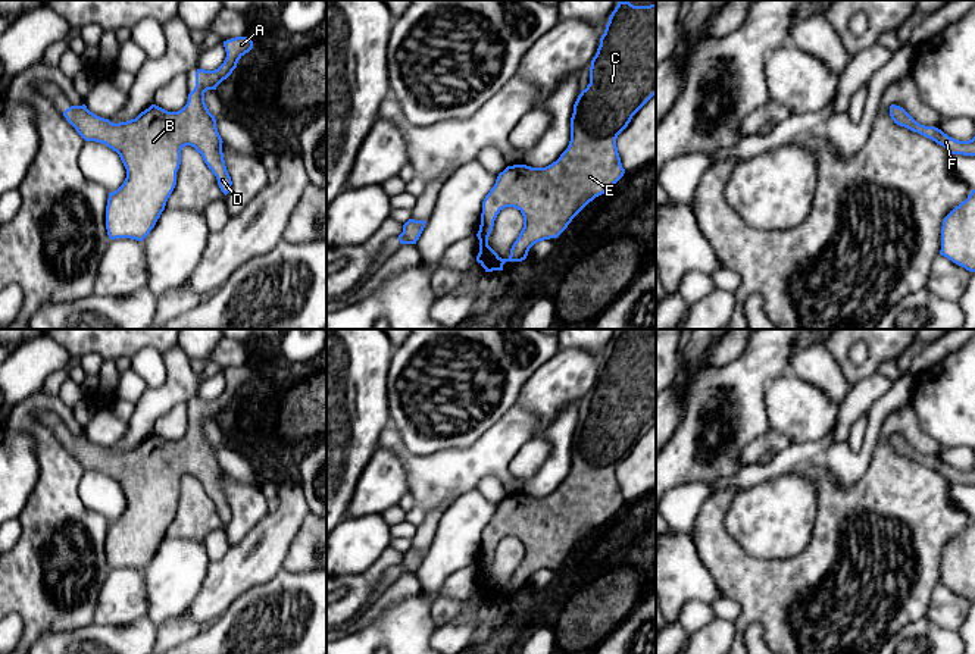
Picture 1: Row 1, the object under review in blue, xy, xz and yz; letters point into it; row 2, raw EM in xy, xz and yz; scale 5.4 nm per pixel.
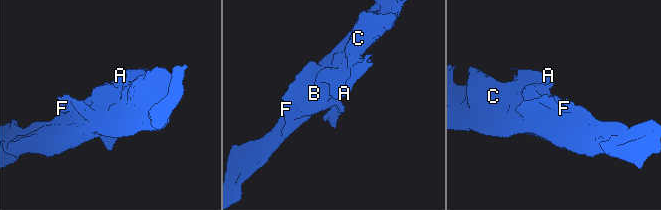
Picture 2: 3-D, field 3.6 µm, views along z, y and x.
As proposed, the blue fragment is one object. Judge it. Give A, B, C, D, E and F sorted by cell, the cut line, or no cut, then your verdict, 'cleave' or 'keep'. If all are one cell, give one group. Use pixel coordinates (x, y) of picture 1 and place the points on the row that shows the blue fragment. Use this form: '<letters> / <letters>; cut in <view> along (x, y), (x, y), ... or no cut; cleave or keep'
A B C D E F; no cut; keep

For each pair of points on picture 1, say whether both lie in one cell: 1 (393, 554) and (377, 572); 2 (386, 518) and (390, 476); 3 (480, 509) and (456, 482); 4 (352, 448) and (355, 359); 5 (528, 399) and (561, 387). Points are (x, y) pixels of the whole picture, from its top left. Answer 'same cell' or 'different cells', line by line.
1: same cell
2: different cells
3: different cells
4: same cell
5: same cell

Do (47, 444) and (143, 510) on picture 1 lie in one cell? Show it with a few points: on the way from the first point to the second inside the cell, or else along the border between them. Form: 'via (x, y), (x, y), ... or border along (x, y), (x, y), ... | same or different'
border along (62, 443), (86, 469) | different

